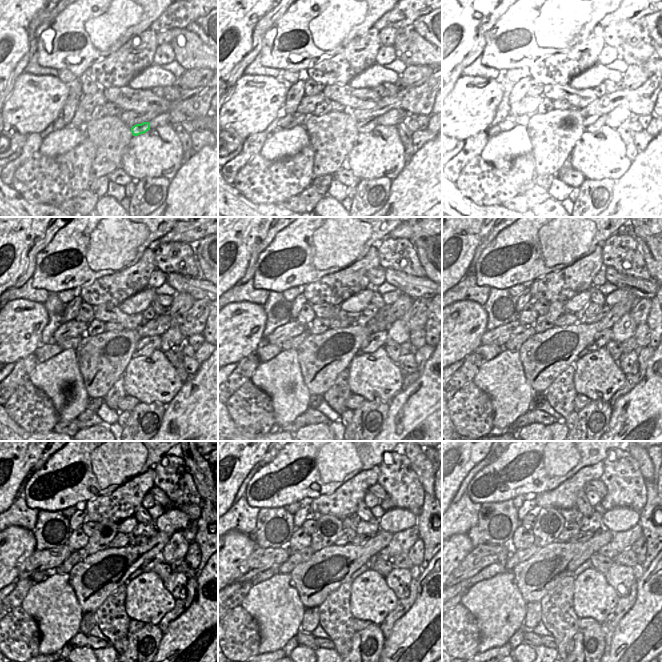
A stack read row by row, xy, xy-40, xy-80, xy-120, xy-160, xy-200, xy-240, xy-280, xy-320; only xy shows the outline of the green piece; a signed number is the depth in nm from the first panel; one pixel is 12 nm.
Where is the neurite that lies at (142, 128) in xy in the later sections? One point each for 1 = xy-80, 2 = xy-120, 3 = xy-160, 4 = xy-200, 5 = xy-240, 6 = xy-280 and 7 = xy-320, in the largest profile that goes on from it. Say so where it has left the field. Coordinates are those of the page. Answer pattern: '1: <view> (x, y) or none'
1: xy-80 (591, 124)
2: xy-120 (145, 346)
3: xy-160 (377, 340)
4: xy-200 (600, 340)
5: xy-240 (148, 566)
6: xy-280 (384, 553)
7: xy-320 (607, 550)

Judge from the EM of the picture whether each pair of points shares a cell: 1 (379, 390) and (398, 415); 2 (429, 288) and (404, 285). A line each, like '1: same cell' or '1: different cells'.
1: different cells
2: same cell

